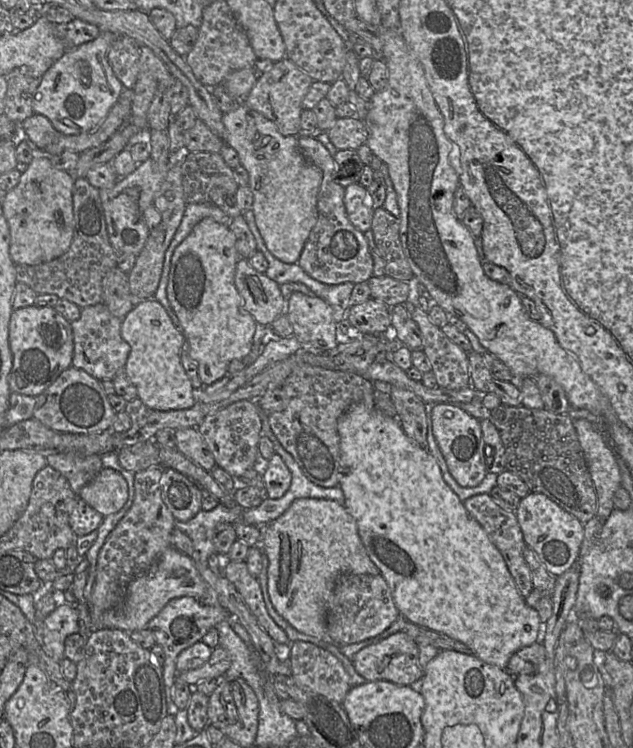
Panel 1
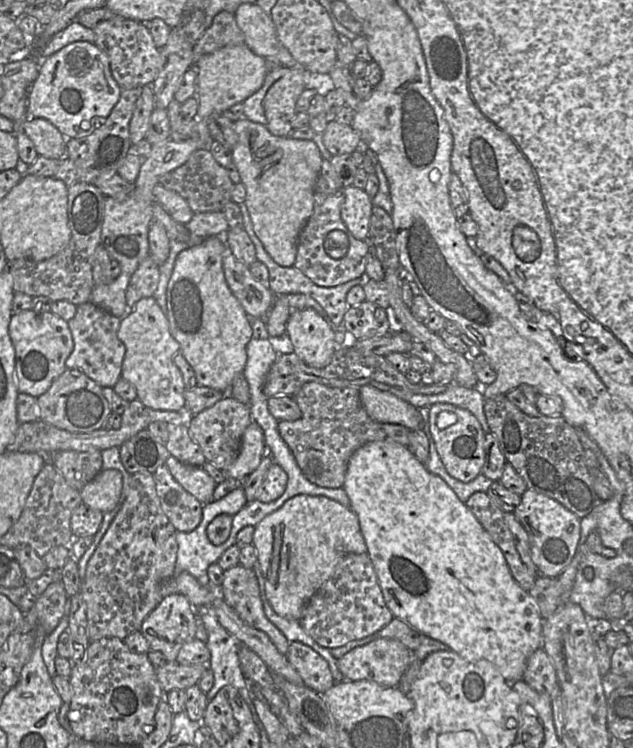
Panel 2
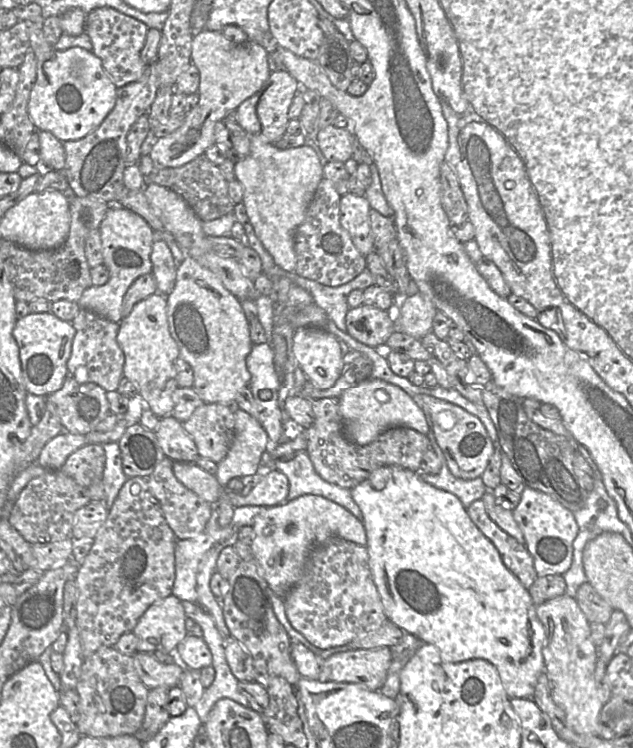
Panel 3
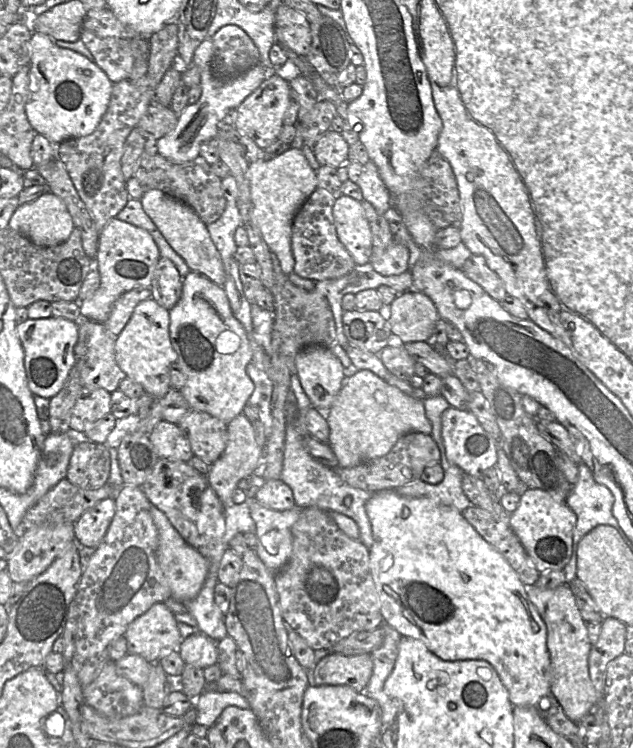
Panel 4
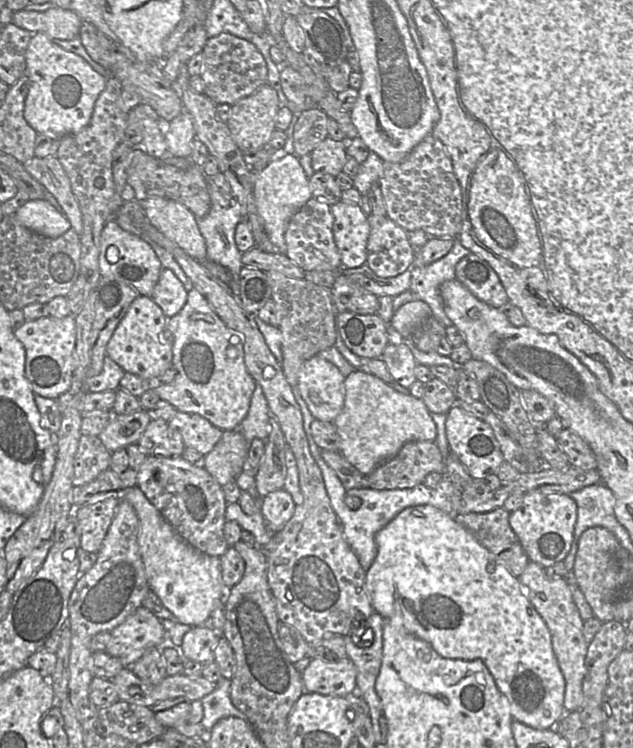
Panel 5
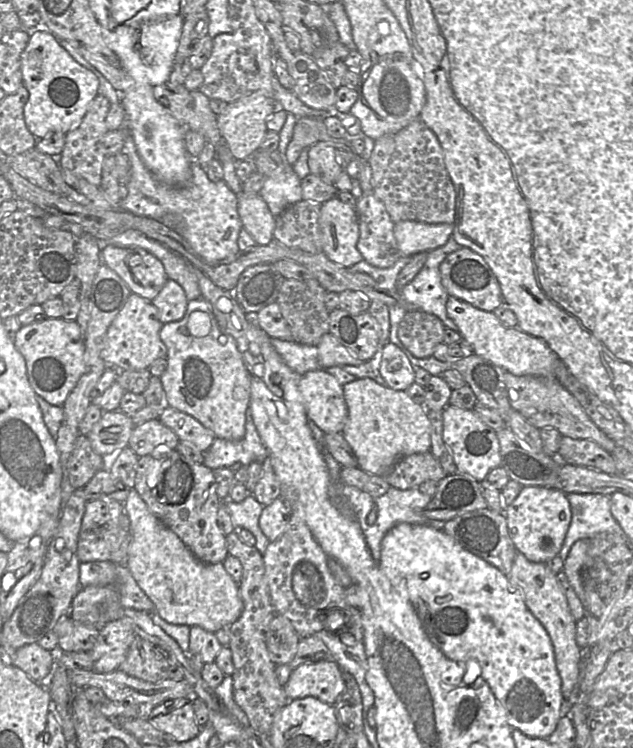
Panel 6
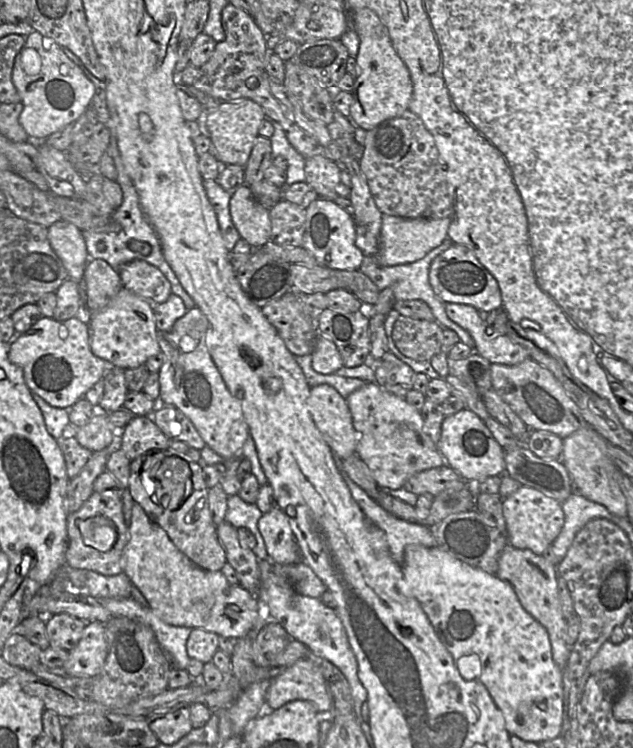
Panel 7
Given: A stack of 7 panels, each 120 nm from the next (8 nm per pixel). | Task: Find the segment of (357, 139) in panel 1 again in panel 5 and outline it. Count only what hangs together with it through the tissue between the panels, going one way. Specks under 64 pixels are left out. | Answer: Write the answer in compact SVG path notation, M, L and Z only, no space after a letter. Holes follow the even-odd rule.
M328 136L315 147L310 156L315 172L323 172L335 177L343 170L348 159L346 143Z

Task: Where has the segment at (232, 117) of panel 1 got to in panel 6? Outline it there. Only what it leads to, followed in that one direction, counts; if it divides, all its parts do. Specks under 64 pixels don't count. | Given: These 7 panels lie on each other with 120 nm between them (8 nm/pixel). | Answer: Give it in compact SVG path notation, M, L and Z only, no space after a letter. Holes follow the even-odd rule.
M284 165L280 172L266 177L259 194L272 215L277 217L287 207L302 200L301 179L294 172L292 165Z

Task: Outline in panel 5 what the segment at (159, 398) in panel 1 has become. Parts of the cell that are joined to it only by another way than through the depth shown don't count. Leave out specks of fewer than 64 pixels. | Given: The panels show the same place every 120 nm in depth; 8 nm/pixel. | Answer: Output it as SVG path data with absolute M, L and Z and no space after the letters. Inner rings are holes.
M139 294L116 327L107 345L106 355L125 372L150 381L158 380L173 365L172 334L167 330L167 321L168 317L151 296ZM143 409L131 414L116 414L115 419L100 433L99 438L106 449L114 453L127 445L137 444L151 420Z

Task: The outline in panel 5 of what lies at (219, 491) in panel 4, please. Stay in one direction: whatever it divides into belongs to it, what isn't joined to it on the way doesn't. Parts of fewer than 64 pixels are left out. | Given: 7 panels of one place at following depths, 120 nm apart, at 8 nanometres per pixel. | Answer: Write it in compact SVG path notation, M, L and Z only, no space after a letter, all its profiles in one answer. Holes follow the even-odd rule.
M238 430L223 431L221 439L205 456L204 468L222 487L243 471L249 447L250 443Z

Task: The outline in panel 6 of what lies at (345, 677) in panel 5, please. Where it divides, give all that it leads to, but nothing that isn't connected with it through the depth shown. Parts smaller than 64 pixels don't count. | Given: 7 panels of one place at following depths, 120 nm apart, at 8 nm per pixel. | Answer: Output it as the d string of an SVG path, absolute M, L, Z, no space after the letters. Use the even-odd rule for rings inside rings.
M334 660L308 662L291 671L283 689L289 700L315 697L333 705L345 689L343 671Z

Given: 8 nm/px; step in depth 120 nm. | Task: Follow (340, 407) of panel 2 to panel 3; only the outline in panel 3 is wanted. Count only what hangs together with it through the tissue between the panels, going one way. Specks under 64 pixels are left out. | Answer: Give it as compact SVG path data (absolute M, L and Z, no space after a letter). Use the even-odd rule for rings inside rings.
M337 397L310 401L315 419L311 427L305 429L306 451L316 472L327 482L352 489L366 480L376 469L390 465L420 472L423 455L426 450L432 448L427 434L422 434L412 428L393 427L380 434L371 443L358 445L345 436Z

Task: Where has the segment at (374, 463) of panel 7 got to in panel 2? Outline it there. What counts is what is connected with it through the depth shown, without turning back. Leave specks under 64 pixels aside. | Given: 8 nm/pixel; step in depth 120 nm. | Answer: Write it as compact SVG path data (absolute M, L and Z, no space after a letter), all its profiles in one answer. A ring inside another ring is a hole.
M365 384L359 387L359 395L362 406L372 420L400 424L411 431L423 429L419 409L392 393Z

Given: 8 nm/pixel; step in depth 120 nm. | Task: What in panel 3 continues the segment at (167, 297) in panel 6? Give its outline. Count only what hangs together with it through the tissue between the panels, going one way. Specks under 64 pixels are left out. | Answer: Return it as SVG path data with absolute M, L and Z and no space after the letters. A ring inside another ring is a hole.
M156 239L153 242L151 262L152 275L157 284L157 293L167 296L174 288L178 265L164 240Z

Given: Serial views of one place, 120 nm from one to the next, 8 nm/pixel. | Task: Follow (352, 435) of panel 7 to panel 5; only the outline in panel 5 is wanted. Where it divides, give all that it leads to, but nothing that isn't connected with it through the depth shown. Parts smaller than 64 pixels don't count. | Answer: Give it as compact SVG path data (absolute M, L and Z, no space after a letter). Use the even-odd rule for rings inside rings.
M314 355L298 372L298 388L315 419L333 422L345 400L344 376L337 366Z

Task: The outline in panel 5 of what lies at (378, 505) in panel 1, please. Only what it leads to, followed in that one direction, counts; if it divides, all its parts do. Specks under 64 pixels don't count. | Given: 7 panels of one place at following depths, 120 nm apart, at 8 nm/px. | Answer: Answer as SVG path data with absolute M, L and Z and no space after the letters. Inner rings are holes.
M417 505L403 509L375 534L375 542L377 555L366 574L366 589L375 612L386 619L391 617L395 610L401 610L405 629L429 643L436 653L443 658L466 661L482 660L493 676L498 689L508 699L513 720L537 730L554 729L562 716L568 713L564 708L565 680L553 652L550 631L530 603L518 578L513 576L503 563L482 546L471 532L457 523L455 517L432 505Z

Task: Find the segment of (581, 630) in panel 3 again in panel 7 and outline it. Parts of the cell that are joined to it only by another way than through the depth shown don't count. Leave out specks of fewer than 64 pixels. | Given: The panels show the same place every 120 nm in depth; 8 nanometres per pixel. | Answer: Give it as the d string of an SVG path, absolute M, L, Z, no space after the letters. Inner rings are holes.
M508 543L499 557L495 575L512 585L523 608L545 627L554 662L561 670L566 668L571 647L566 643L567 619L563 616L558 594L557 566L548 562L543 555L537 555L529 549L515 548Z

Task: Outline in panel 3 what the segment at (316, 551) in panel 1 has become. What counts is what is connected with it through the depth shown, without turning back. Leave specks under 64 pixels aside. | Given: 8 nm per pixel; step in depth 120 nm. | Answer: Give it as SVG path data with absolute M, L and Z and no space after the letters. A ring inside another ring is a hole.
M306 494L289 502L265 507L253 520L254 539L251 543L254 560L262 571L268 587L285 598L303 575L310 551L333 537L340 537L366 546L363 521L349 510L320 495Z

